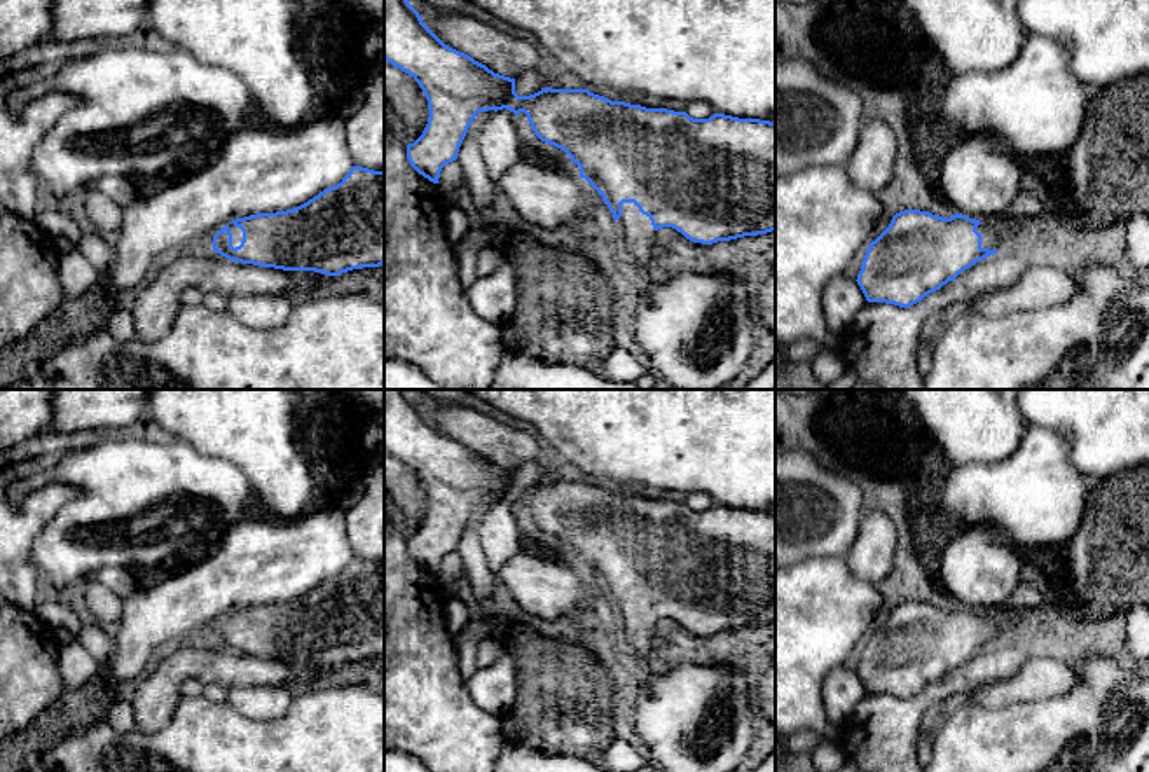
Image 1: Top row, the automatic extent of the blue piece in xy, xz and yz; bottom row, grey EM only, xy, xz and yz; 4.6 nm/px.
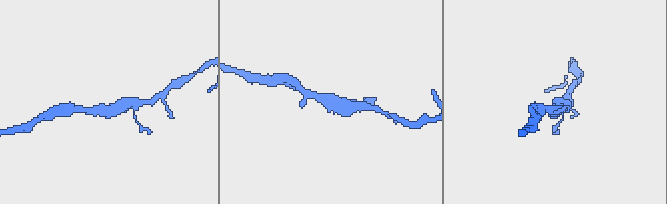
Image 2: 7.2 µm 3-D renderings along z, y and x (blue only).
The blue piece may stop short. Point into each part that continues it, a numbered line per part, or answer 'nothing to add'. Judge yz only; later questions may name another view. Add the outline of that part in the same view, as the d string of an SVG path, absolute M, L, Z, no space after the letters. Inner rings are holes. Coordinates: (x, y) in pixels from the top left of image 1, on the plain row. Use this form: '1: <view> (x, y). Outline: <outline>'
1: yz (999, 626). Outline: M1006 610L999 613L981 613L976 622L981 625L981 639L1002 641L1008 638L1018 638L1025 631L1032 629L1035 613L1011 615Z

